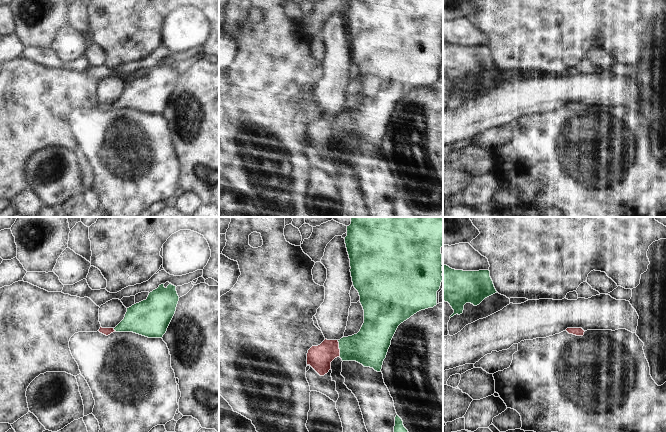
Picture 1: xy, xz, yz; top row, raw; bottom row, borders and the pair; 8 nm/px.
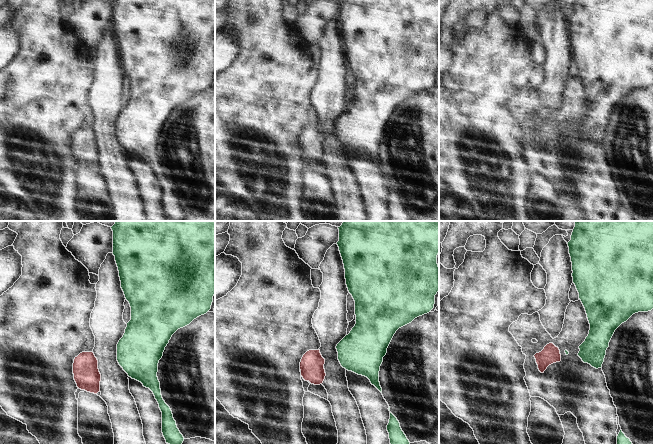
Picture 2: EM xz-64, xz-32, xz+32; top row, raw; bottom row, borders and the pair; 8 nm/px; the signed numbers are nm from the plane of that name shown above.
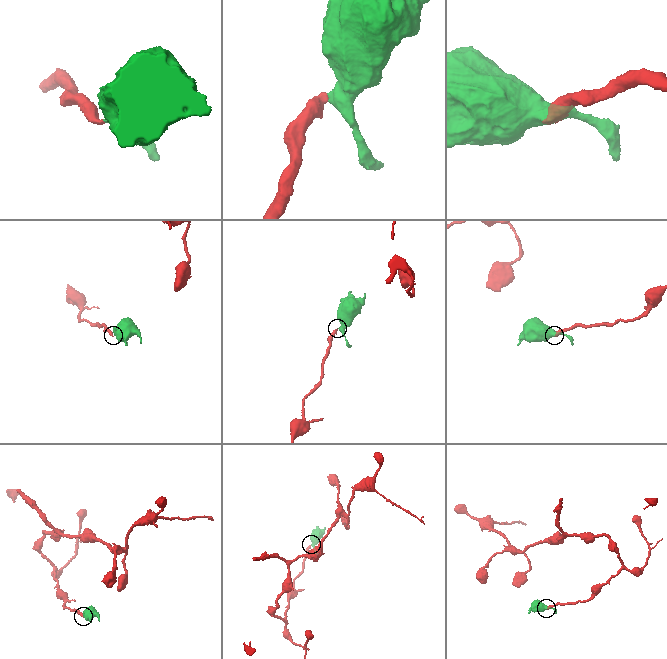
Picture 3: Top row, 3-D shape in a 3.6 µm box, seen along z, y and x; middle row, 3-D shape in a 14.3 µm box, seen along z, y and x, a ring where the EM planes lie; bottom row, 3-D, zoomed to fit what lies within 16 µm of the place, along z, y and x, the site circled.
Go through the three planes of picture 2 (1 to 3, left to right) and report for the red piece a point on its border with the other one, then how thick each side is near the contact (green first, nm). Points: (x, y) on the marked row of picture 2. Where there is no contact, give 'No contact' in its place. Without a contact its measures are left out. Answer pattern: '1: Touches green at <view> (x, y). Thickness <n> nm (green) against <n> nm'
1: No contact
2: No contact
3: No contact.

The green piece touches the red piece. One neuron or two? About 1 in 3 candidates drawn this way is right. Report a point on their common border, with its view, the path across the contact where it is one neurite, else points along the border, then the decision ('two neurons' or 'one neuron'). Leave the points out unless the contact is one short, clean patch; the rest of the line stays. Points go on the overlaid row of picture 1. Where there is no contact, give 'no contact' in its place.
xz (339, 348) | across xz (369, 347), (339, 348), (329, 349), (319, 357) | one neuron

